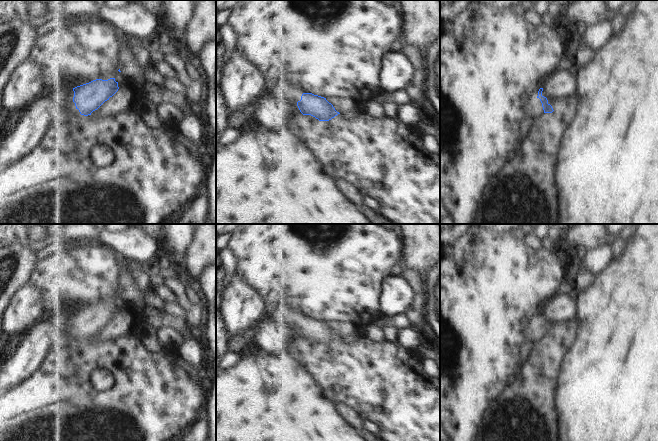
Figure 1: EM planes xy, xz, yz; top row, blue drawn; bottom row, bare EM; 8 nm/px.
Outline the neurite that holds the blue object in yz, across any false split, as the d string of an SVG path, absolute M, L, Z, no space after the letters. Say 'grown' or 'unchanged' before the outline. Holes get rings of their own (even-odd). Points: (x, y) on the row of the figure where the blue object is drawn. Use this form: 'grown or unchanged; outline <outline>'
grown; outline M540 88L537 98L525 105L524 122L526 127L530 121L536 118L538 115L543 115L544 113L552 113L554 111L552 106L548 103L547 98L542 95L542 91L543 88Z

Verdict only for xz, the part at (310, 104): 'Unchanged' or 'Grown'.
Grown.

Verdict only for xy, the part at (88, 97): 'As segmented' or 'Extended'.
Extended.

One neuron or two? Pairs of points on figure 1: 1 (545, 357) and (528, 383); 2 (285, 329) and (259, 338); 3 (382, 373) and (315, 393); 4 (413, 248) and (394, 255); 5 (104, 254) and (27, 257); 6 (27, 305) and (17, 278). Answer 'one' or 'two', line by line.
1: one
2: one
3: two
4: two
5: two
6: two

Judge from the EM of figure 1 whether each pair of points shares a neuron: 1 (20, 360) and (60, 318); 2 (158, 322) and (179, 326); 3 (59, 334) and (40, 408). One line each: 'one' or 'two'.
1: one
2: one
3: two

